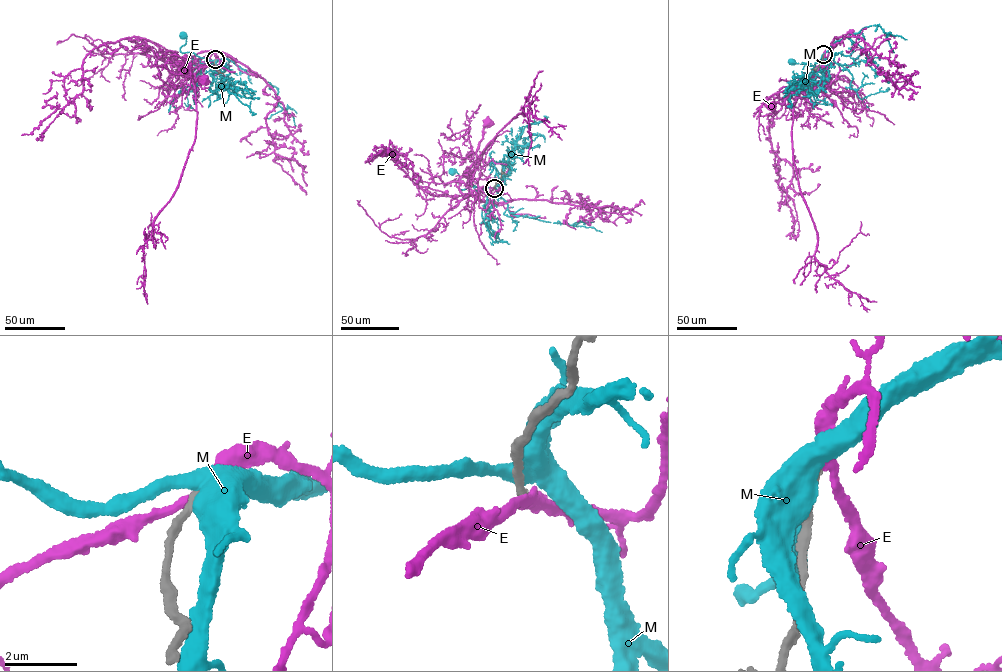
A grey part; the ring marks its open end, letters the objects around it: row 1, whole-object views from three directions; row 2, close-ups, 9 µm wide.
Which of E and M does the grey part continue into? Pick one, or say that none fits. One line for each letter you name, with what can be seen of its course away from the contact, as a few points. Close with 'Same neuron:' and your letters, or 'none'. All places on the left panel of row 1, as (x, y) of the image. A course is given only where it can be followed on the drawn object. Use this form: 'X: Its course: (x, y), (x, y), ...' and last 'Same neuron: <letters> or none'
Same neuron: none

